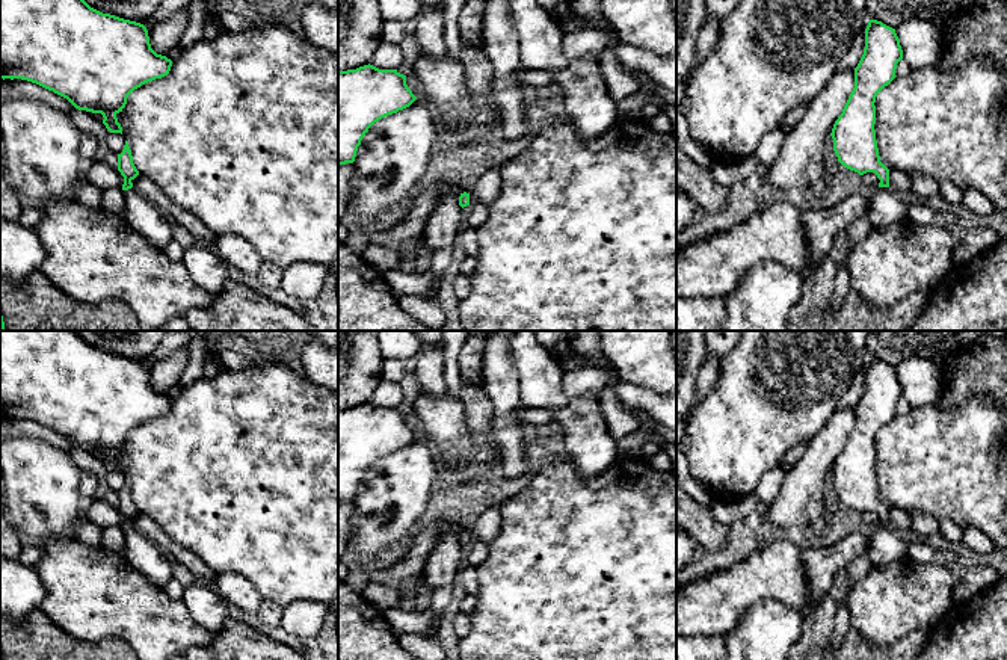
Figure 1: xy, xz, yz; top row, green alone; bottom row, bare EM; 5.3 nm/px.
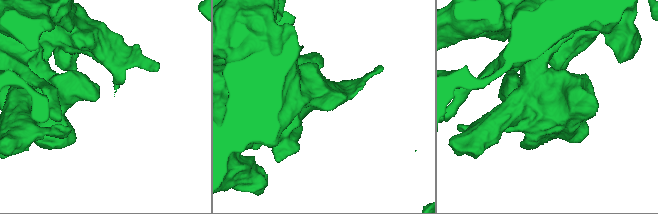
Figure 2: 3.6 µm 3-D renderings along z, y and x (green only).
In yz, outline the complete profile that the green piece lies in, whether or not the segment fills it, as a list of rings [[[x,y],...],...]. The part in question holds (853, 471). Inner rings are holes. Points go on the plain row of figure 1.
[[[870,358],[865,367],[864,393],[855,406],[855,426],[830,471],[833,477],[833,489],[842,504],[858,510],[859,514],[874,510],[880,518],[879,526],[870,533],[868,548],[842,566],[850,577],[850,592],[871,572],[873,568],[900,560],[909,551],[909,538],[889,526],[889,507],[880,500],[874,468],[876,435],[897,415],[895,408],[901,397],[903,388],[895,367],[883,362],[882,359]]]

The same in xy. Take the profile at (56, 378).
[[[0,331],[0,417],[21,417],[36,421],[66,436],[75,447],[103,453],[103,462],[110,471],[121,471],[122,465],[116,453],[122,450],[128,433],[142,423],[169,412],[172,399],[157,393],[149,382],[148,369],[143,362],[103,352],[91,346],[77,331]]]

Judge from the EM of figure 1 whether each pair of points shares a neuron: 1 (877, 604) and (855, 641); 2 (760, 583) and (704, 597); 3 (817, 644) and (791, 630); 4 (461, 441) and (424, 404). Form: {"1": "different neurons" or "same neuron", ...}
{"1": "different neurons", "2": "same neuron", "3": "different neurons", "4": "same neuron"}

